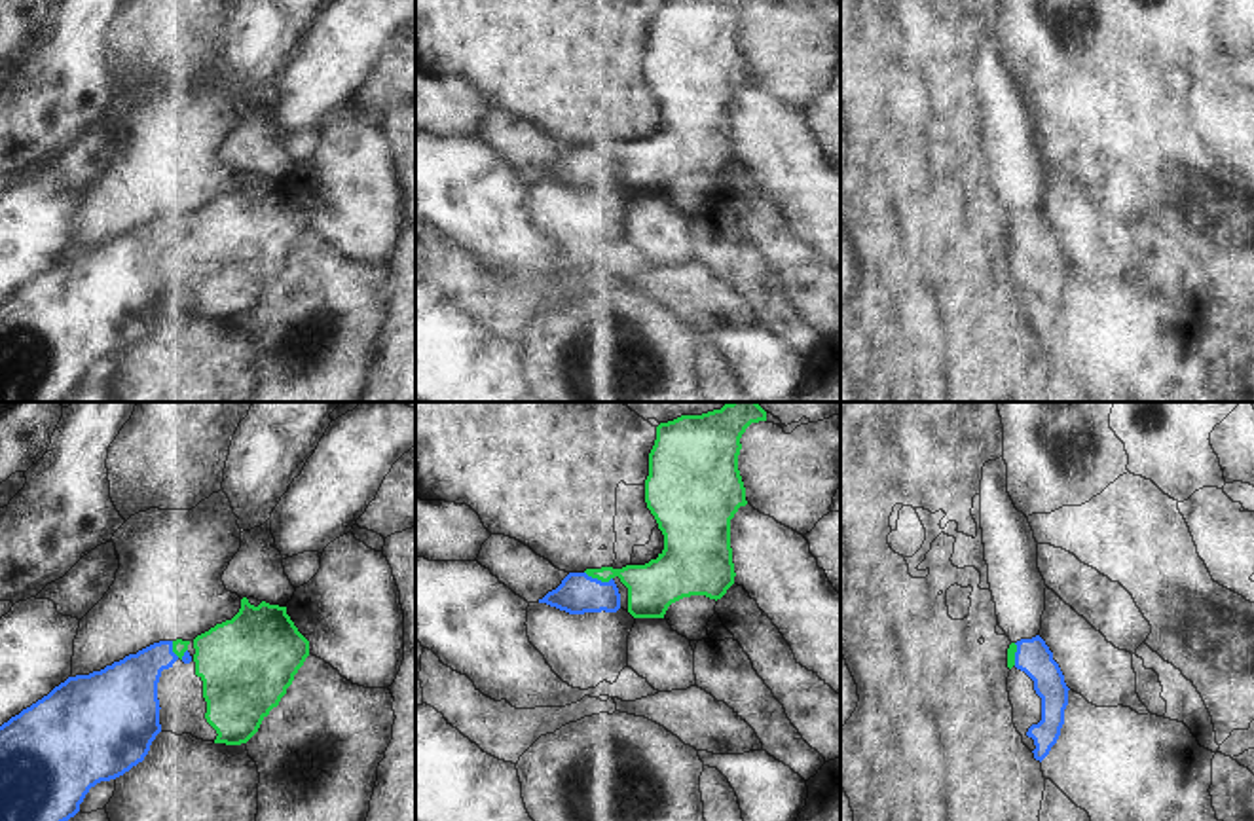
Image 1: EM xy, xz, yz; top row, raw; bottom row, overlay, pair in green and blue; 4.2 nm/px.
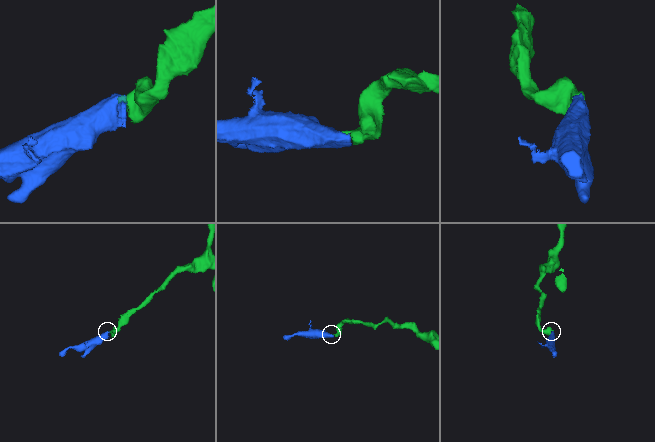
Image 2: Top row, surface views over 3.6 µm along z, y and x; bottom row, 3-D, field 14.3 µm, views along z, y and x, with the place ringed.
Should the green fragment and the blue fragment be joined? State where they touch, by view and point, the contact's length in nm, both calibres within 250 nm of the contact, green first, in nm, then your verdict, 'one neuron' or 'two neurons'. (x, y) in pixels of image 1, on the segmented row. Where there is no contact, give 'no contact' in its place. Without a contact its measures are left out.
xz (598, 579) | 120 nm | 200/170 nm | one neuron

